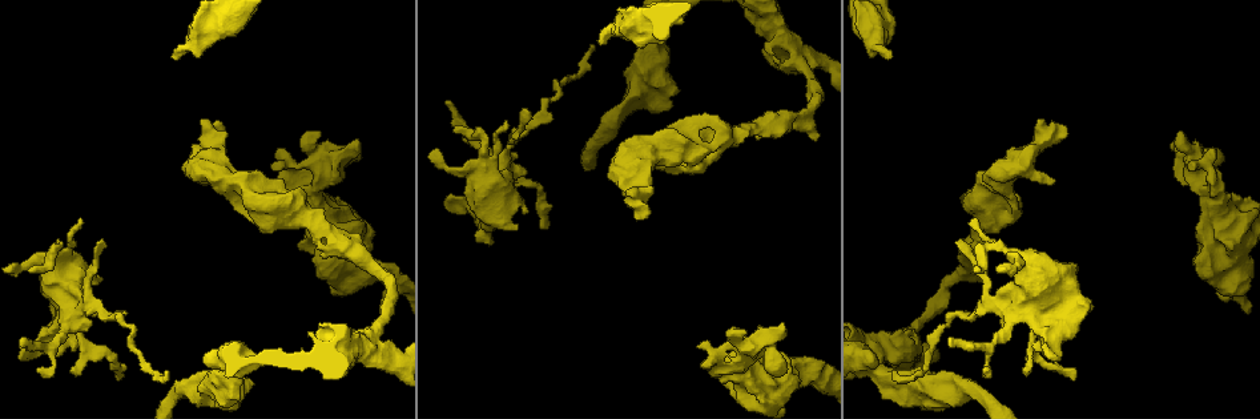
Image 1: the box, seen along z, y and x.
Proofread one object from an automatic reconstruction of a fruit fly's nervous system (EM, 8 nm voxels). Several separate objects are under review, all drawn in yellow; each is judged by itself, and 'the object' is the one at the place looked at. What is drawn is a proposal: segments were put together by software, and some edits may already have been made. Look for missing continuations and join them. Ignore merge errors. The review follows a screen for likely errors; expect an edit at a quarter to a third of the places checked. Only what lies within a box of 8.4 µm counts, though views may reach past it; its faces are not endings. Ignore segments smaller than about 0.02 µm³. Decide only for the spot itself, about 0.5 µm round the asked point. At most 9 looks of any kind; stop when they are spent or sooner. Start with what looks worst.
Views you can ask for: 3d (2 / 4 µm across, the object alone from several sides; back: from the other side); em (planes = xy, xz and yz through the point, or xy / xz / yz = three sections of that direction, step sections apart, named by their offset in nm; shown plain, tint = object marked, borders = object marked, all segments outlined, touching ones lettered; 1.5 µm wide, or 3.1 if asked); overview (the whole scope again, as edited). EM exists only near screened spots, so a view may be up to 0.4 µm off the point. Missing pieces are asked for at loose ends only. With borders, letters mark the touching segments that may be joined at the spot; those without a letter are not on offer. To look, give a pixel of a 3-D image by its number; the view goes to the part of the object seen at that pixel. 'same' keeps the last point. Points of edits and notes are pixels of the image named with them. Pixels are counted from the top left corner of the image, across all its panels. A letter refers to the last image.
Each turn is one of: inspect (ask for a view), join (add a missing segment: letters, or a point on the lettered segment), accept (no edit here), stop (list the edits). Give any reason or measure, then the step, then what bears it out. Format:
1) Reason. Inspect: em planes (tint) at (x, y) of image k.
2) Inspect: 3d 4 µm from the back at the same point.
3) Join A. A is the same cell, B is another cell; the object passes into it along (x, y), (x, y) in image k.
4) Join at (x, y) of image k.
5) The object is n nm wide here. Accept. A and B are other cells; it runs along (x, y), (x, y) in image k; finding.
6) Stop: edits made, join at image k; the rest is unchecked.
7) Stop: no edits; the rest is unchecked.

Branch stops here. Inspect: 3d 2 µm at (602, 43) of image 1.

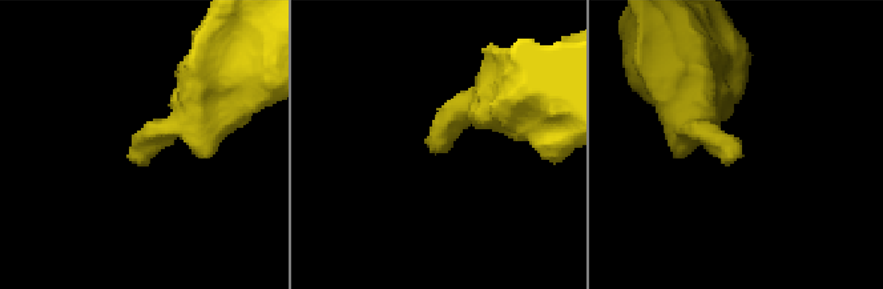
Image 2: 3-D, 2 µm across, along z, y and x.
Now the EM. Inspect: em yz step 8 (tint) at (431, 145) of image 2.

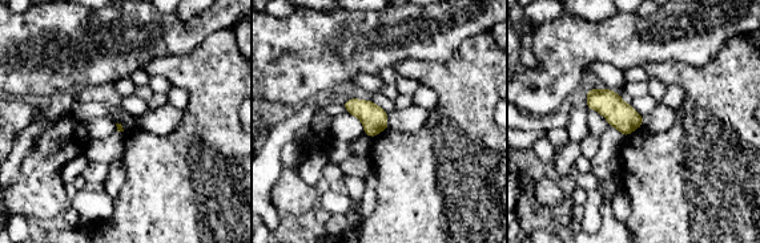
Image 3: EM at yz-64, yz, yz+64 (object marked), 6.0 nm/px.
Inspect: em planes (borders) at the same point.

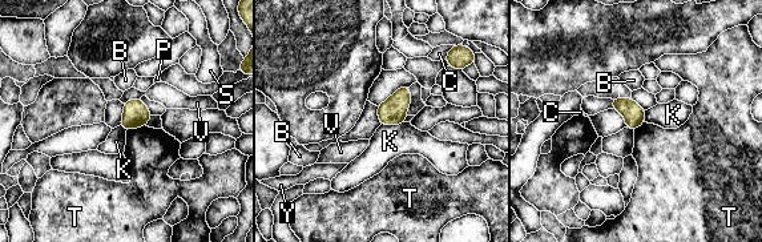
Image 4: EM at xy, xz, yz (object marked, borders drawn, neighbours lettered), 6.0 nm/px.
The object is 130 nm wide here. Accept. B, C, K, P, S, T, V and Y are other cells; a border runs along (145, 124), (126, 130) in image 4; none of them fits.

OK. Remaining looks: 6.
End of a long branch. Inspect: 3d 4 µm at (589, 46) of image 1.

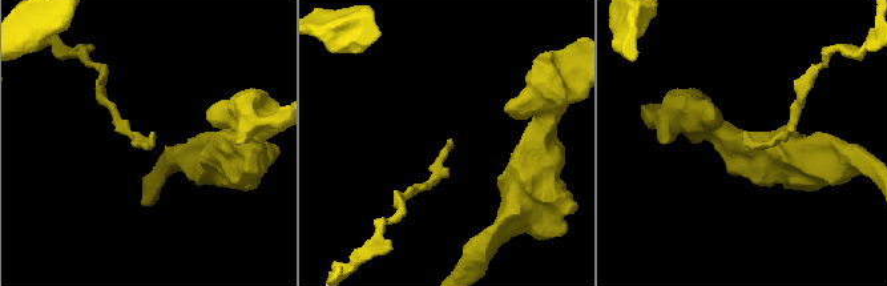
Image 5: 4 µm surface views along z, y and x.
Inspect: em xy step 4 (tint) at (743, 136) of image 5.

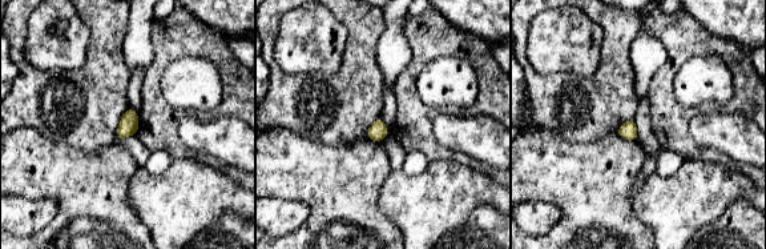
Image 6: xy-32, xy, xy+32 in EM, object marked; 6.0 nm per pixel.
Inspect: em planes (borders) at the same point.

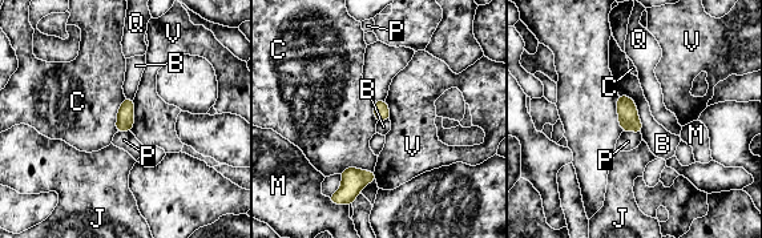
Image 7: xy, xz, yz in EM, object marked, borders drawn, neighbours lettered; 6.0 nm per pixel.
Accept. B, C, J, M, P, Q and V are other cells; a border runs along (125, 97), (117, 113), (116, 132) in image 7; no lettered segment goes on from it.

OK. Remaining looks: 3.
An open end. Inspect: em planes (borders) at (1063, 125) of image 1.

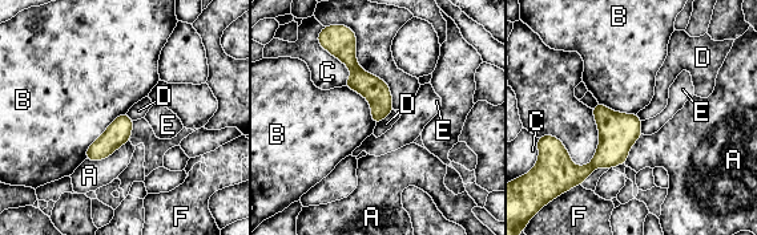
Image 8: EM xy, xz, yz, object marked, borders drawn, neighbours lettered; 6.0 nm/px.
The object is 150 nm wide here; the longest contact is with B, 380 nm. Accept. A, B, C, D, E and F are other cells; none of them fits.

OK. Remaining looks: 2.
Stop: no edits; the rest is unchecked.

